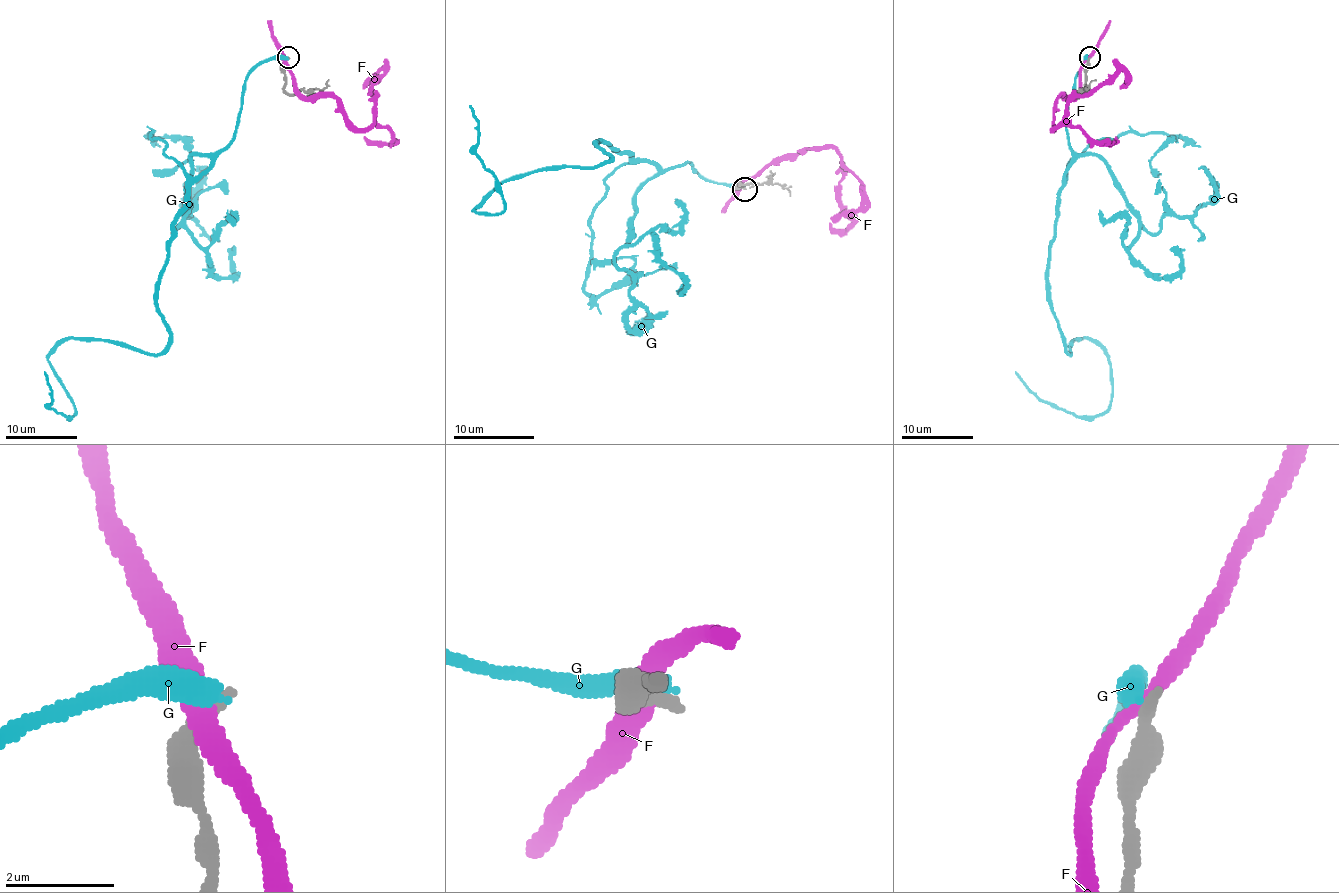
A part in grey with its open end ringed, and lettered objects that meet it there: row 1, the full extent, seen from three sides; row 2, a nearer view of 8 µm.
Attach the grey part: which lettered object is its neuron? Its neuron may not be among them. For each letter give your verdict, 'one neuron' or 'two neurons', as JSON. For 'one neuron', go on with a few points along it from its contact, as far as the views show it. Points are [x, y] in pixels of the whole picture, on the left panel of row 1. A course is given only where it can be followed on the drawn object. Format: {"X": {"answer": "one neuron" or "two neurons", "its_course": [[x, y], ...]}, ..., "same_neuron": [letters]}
{"F": {"answer": "two neurons"}, "G": {"answer": "two neurons"}, "same_neuron": []}

